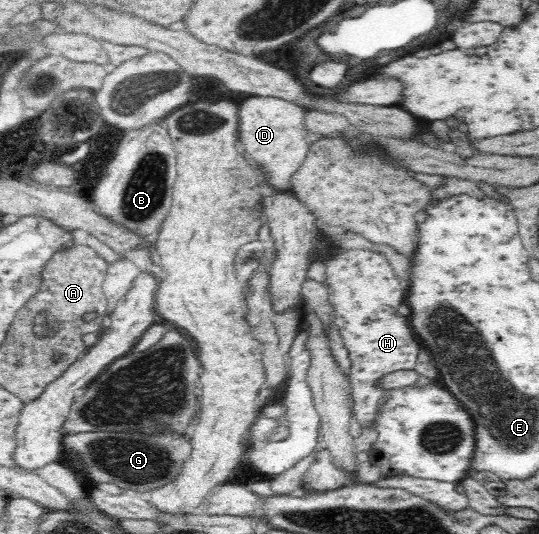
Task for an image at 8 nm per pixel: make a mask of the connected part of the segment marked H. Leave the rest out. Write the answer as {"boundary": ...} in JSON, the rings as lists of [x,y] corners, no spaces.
{"boundary":[[[335,248],[335,254],[326,257],[325,275],[327,282],[324,288],[335,306],[334,323],[339,336],[351,359],[349,379],[351,382],[355,419],[361,426],[371,425],[376,418],[377,402],[386,394],[379,382],[387,374],[414,370],[419,344],[413,330],[405,324],[405,316],[397,314],[397,308],[403,304],[405,288],[399,278],[393,274],[393,268],[378,252],[359,249],[341,250]]]}

